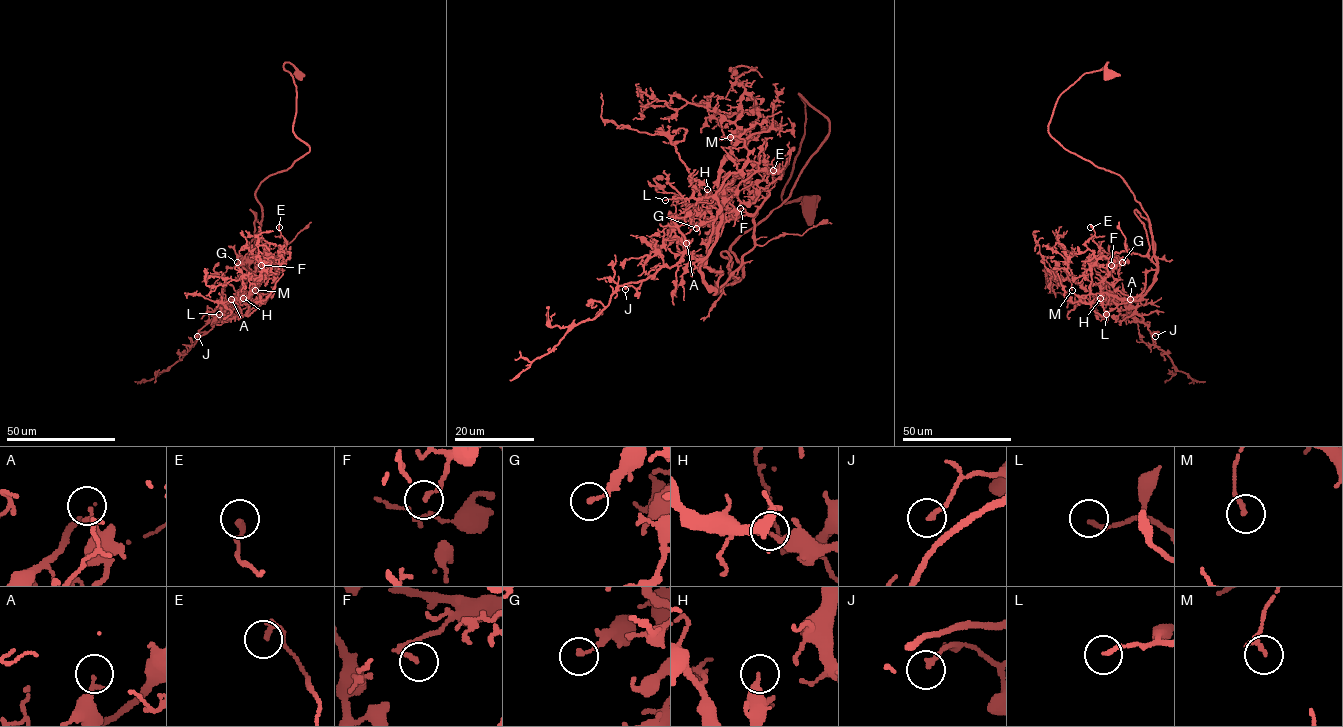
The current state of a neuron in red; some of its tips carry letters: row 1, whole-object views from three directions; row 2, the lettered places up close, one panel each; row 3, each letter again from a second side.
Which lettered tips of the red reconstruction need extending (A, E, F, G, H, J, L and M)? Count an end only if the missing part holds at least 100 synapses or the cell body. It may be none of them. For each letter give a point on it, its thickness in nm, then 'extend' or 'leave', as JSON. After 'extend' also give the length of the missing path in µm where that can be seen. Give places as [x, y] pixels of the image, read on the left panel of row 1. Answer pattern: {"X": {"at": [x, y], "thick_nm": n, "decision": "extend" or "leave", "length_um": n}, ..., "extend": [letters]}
{"A": {"at": [231, 299], "thick_nm": 140, "decision": "leave"}, "E": {"at": [279, 227], "thick_nm": 220, "decision": "leave"}, "F": {"at": [261, 265], "thick_nm": 140, "decision": "leave"}, "G": {"at": [237, 262], "thick_nm": 150, "decision": "leave"}, "H": {"at": [243, 298], "thick_nm": 240, "decision": "leave"}, "J": {"at": [197, 336], "thick_nm": 190, "decision": "leave"}, "L": {"at": [219, 314], "thick_nm": 150, "decision": "leave"}, "M": {"at": [255, 290], "thick_nm": 160, "decision": "leave"}, "extend": []}

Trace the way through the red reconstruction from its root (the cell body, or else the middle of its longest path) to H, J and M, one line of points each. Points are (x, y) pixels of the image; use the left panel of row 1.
H: (298, 74), (284, 64), (296, 85), (292, 132), (309, 151), (256, 191), (262, 219), (243, 298)
J: (298, 74), (284, 64), (296, 85), (292, 132), (309, 151), (258, 187), (260, 228), (238, 298), (197, 336)
M: (298, 74), (284, 64), (292, 132), (309, 151), (256, 191), (262, 219), (239, 298), (259, 279), (255, 290)

